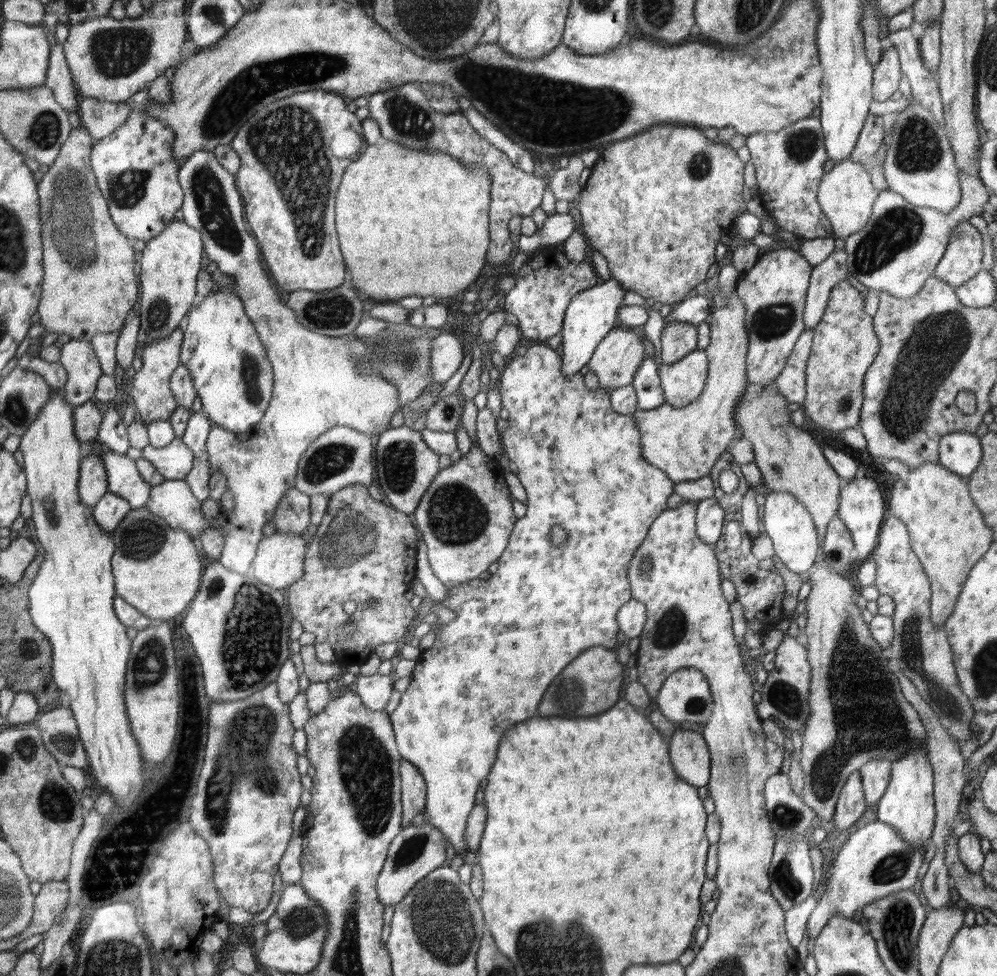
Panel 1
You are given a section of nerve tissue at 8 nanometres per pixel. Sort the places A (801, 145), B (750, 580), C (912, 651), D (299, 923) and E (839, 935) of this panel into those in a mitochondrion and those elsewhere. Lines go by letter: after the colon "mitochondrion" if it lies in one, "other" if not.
A: mitochondrion
B: other
C: mitochondrion
D: mitochondrion
E: other

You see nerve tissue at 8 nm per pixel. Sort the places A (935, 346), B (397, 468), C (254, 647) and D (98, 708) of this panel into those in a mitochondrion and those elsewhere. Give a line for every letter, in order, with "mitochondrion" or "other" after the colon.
A: mitochondrion
B: mitochondrion
C: mitochondrion
D: other

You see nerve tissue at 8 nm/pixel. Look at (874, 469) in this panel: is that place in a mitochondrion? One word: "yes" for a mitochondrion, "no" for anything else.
no

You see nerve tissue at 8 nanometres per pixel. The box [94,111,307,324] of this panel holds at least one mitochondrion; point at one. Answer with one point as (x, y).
(213, 210)

